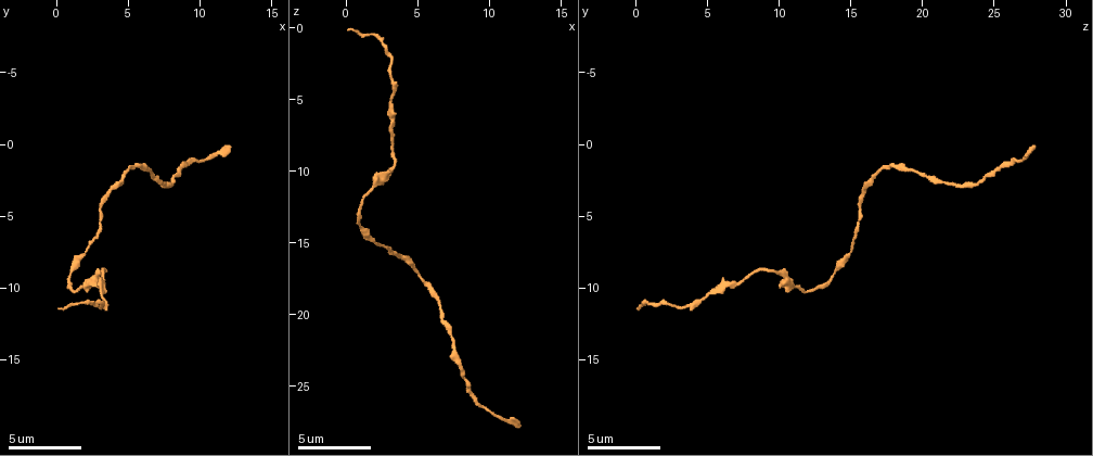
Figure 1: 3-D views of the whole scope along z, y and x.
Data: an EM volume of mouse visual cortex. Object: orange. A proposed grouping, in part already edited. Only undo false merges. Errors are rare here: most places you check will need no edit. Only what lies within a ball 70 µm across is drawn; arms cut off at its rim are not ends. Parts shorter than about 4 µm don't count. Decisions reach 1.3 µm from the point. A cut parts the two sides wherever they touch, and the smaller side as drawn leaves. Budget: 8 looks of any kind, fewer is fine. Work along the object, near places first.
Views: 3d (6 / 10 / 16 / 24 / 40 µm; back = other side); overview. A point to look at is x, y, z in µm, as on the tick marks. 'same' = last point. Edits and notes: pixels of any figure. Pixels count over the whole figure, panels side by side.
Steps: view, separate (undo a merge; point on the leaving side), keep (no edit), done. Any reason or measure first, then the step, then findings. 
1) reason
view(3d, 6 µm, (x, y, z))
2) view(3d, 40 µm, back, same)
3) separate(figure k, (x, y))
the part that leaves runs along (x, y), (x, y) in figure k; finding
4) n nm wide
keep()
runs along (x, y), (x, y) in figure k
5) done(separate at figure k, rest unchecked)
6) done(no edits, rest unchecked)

a narrow waist
view(3d, 6 µm, (7.4, 2.8, 21.8))

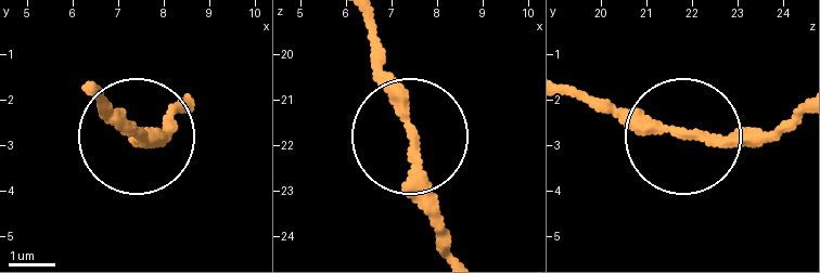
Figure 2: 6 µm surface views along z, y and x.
keep()
all the same neuron

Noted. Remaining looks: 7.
sudden change in width
view(3d, 16 µm, (3.4, 4.0, 15.8))

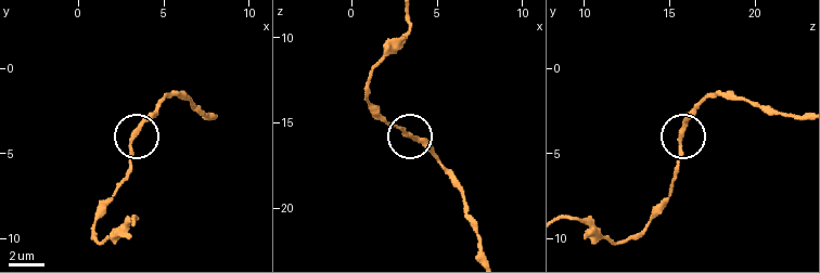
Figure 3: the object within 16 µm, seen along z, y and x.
keep()
runs along (671, 186), (680, 166), (686, 122), (708, 98) in figure 3; continuous, no second neuron

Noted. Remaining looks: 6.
thick turns thin
view(3d, 10 µm, (3.2, 8.8, 9.8))

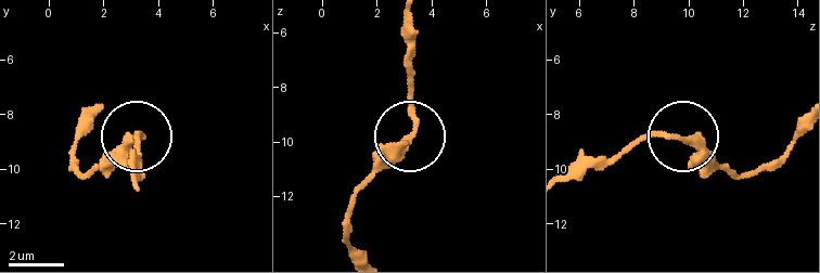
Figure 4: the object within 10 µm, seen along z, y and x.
from behind
view(3d, 10 µm, back, (3.1, 8.9, 9.8))

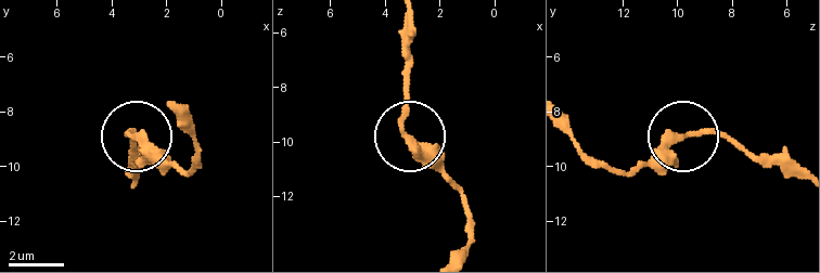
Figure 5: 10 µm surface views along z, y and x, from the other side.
keep()
continuous, no second neuron

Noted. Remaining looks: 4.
view(3d, 16 µm, (0.8, 9.4, 13.6))

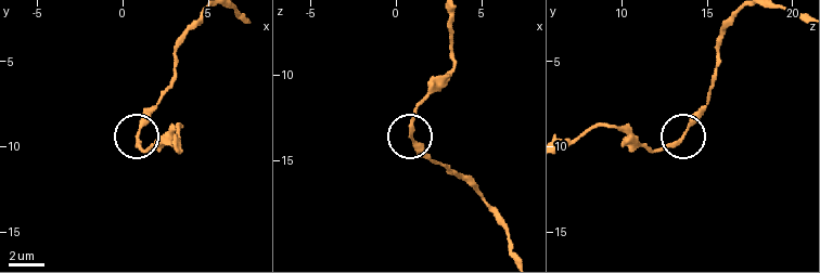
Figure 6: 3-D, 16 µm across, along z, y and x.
view(3d, 6 µm, (0.9, 9.4, 13.4))

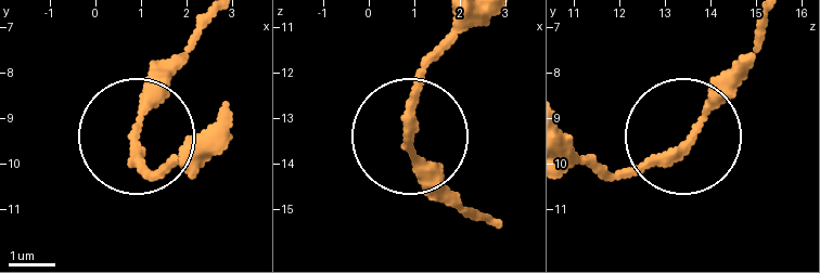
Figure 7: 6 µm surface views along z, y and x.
keep()
runs along (760, 33), (726, 99), (691, 133), (601, 177) in figure 7; one neuron here

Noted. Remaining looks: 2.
done(no edits, rest unchecked)

